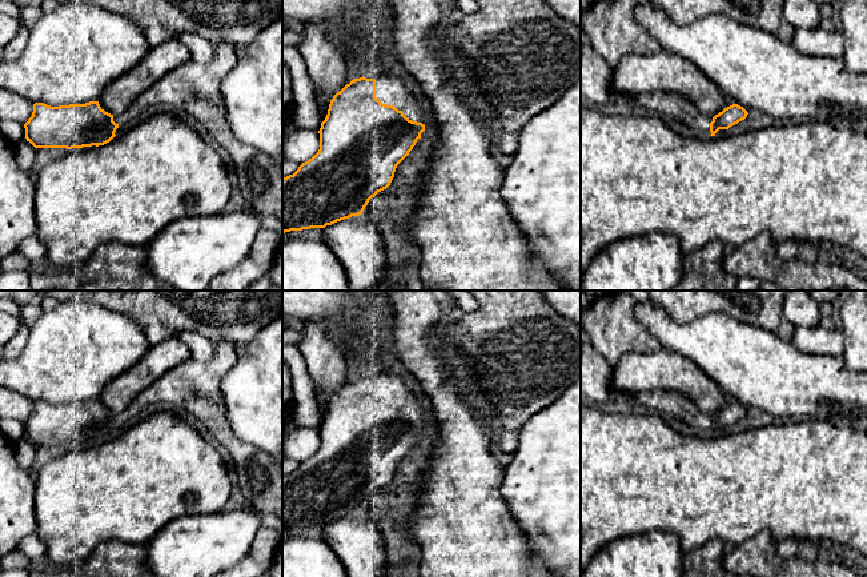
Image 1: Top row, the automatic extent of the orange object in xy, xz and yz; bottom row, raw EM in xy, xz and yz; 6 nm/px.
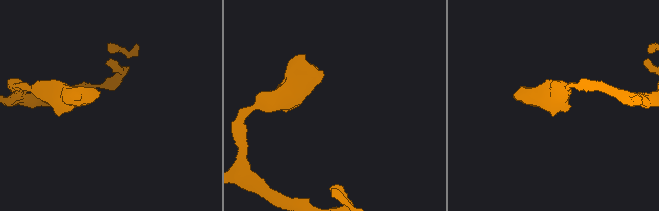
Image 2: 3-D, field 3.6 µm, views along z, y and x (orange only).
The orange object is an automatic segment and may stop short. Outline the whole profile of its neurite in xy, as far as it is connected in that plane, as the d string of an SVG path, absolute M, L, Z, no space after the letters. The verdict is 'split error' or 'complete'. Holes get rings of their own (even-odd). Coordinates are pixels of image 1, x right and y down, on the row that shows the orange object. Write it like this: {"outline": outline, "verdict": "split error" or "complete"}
{"outline": "M229 43L213 45L214 55L208 64L200 64L190 59L178 65L144 91L120 115L105 112L99 101L60 107L35 103L32 116L24 124L27 141L35 148L99 147L109 143L144 111L156 109L158 112L174 107L188 120L201 123L209 135L229 153L245 204L261 215L272 215L282 221L282 167L264 152L237 140L226 120L221 85L237 63L240 51Z", "verdict": "split error"}

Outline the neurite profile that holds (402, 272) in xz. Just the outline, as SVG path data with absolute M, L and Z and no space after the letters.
M384 189L362 212L378 224L386 252L386 272L373 290L429 290L421 280L420 248L410 240L406 220L393 216L393 204L393 197Z

